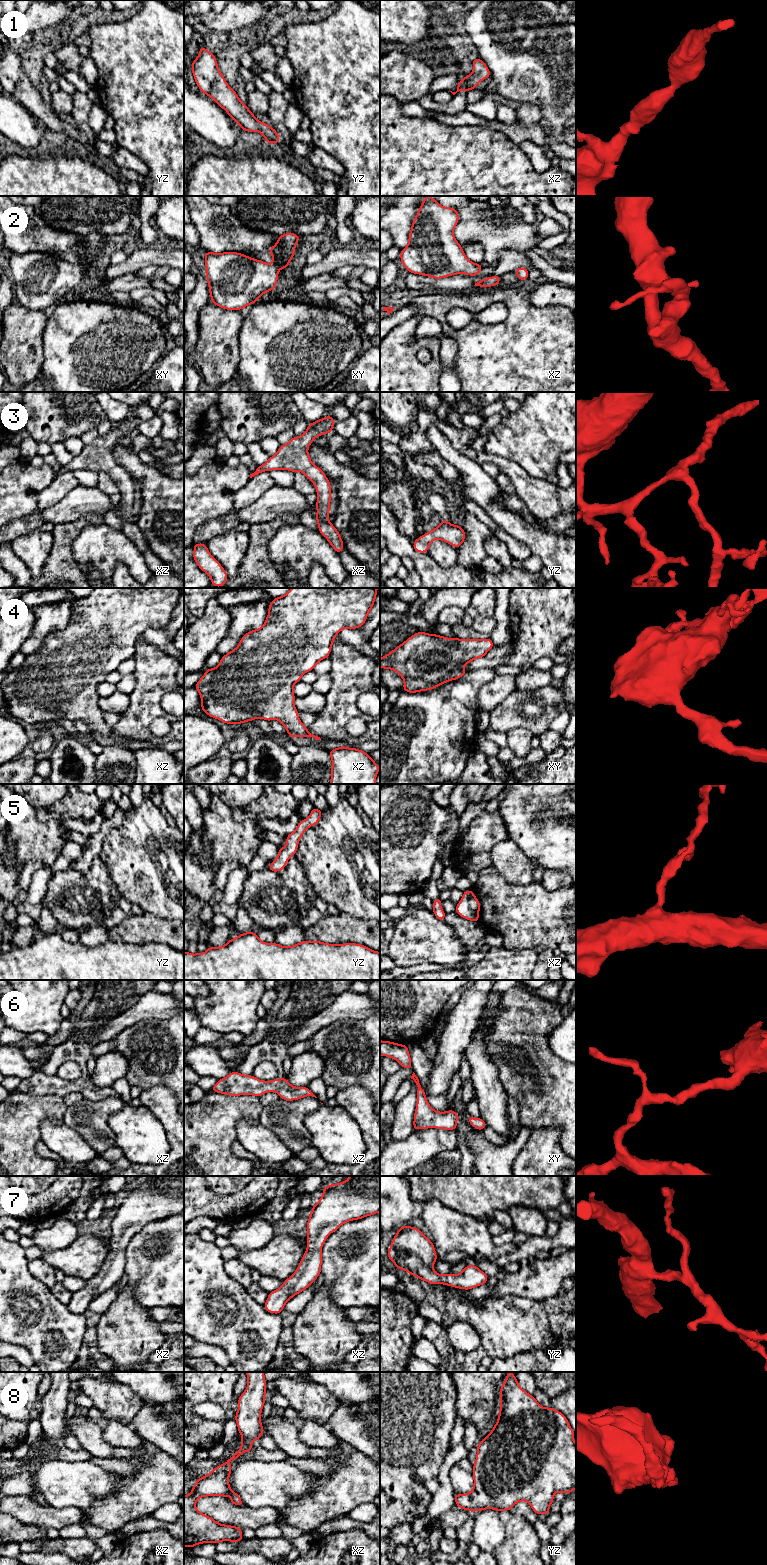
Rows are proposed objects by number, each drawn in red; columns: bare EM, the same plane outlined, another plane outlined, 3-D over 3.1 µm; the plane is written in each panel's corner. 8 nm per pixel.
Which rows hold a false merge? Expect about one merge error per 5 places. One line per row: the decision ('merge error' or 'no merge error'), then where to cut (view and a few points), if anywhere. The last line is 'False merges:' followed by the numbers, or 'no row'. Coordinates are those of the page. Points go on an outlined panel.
1: no merge error | no cut
2: no merge error | no cut
3: no merge error | no cut
4: no merge error | no cut
5: no merge error | no cut
6: no merge error | no cut
7: no merge error | no cut
8: no merge error | no cut
False merges: no row

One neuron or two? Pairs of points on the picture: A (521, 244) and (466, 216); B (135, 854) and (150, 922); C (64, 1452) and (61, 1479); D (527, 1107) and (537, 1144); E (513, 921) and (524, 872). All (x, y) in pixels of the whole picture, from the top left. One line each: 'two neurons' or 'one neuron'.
A: one neuron
B: two neurons
C: two neurons
D: two neurons
E: two neurons

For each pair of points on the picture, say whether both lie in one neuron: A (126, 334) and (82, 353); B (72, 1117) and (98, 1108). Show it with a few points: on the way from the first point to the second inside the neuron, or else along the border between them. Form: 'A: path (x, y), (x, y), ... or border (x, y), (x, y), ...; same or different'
A: path (115, 345), (93, 348); same
B: path (78, 1117), (89, 1117), (92, 1114); same

